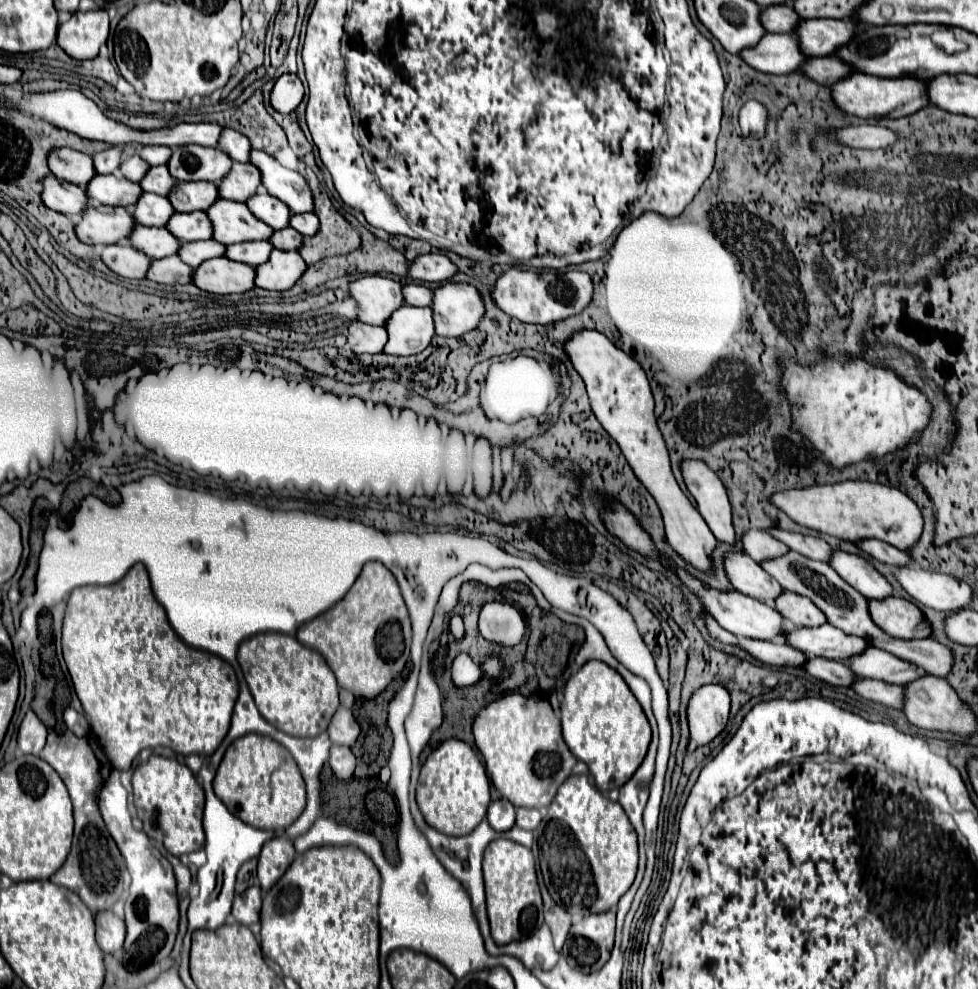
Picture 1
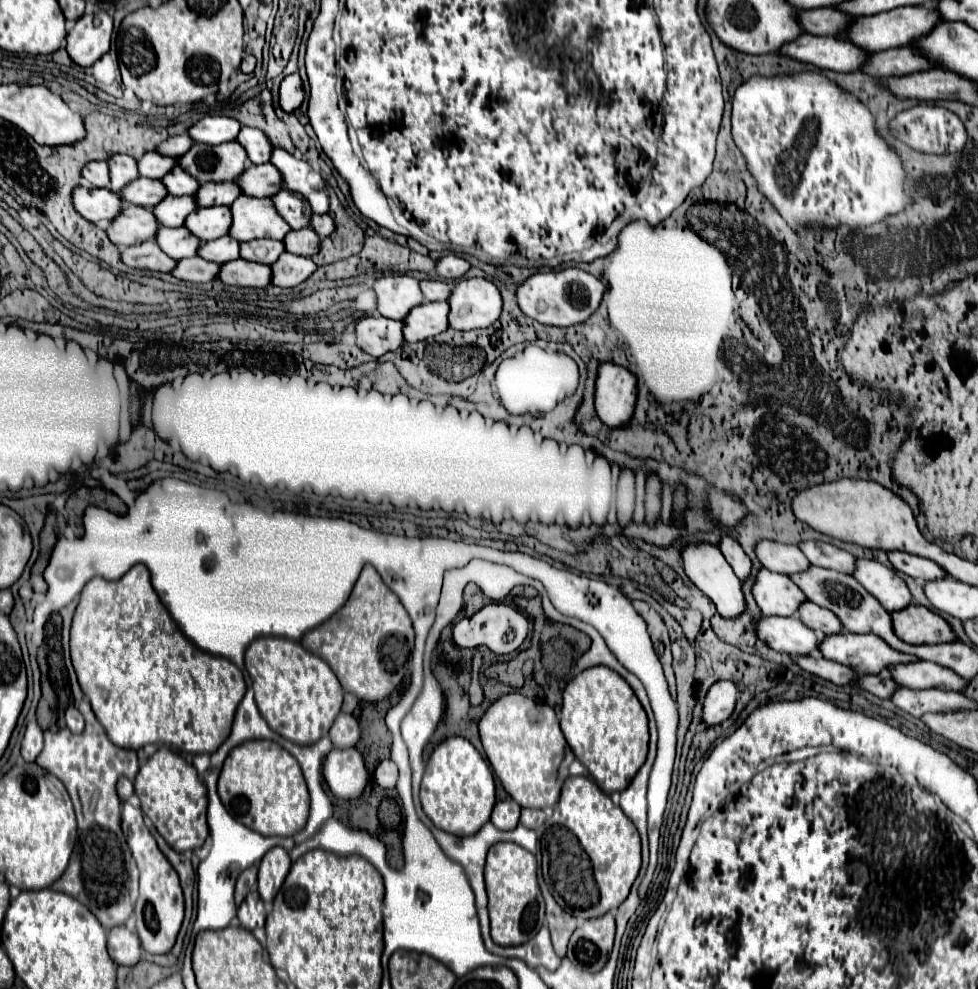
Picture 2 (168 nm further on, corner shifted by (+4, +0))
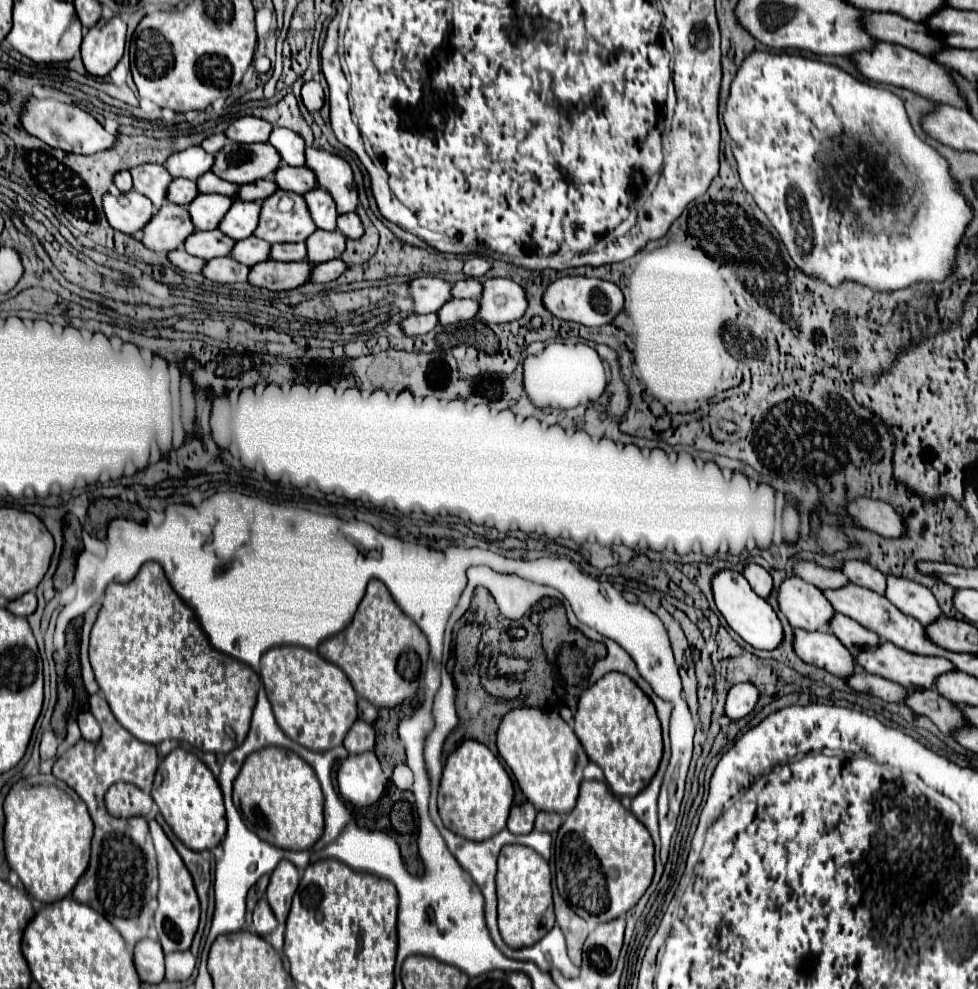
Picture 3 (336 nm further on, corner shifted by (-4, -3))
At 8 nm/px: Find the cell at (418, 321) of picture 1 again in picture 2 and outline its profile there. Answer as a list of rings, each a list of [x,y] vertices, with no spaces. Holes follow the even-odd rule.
[[[425,301],[423,305],[411,309],[411,313],[405,319],[405,329],[403,329],[405,341],[417,343],[421,339],[431,339],[443,333],[449,327],[447,315],[449,315],[447,301],[441,301],[441,303]]]

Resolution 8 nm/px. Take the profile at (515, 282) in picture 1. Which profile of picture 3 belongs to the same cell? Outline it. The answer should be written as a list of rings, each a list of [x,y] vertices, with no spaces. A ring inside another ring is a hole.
[[[563,276],[547,286],[543,294],[543,306],[557,320],[569,320],[569,322],[595,328],[595,326],[603,326],[611,322],[619,314],[619,310],[623,308],[623,294],[619,286],[607,280],[589,278],[589,276]]]

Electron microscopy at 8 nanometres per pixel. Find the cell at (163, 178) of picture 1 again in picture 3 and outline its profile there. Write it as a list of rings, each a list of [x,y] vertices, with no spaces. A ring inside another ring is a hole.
[[[205,172],[203,176],[199,176],[199,180],[195,180],[195,184],[199,188],[199,194],[213,192],[213,194],[223,194],[223,196],[235,196],[235,192],[239,188],[231,182],[225,182],[221,178],[217,178],[213,172]]]

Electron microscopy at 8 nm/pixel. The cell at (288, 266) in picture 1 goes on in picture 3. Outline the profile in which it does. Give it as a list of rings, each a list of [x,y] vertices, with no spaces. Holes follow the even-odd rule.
[[[329,260],[329,262],[315,264],[313,270],[311,270],[311,282],[331,282],[339,274],[343,274],[345,268],[347,266],[341,260]]]

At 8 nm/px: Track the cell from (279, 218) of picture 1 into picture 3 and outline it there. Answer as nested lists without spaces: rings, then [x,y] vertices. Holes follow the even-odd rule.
[[[315,186],[311,192],[303,194],[305,204],[311,212],[311,218],[315,220],[315,226],[321,230],[335,230],[335,220],[337,220],[337,210],[333,198],[327,194],[327,190]]]

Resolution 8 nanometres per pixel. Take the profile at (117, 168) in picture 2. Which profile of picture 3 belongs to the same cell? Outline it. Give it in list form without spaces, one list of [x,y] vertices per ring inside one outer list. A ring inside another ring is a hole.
[[[139,164],[129,170],[133,178],[133,190],[147,196],[157,208],[165,202],[165,190],[171,182],[169,172],[161,164]]]

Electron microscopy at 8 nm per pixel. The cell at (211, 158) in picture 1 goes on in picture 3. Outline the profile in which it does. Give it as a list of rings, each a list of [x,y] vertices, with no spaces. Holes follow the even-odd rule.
[[[227,142],[215,154],[211,172],[233,184],[251,184],[273,176],[279,166],[279,154],[271,144],[237,144]]]

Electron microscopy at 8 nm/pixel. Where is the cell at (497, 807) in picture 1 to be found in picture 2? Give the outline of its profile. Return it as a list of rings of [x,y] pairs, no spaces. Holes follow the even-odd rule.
[[[507,799],[507,801],[499,801],[493,809],[493,815],[491,815],[491,821],[497,829],[501,831],[511,831],[519,825],[519,813],[521,813],[521,807],[519,803],[515,803],[513,799]]]

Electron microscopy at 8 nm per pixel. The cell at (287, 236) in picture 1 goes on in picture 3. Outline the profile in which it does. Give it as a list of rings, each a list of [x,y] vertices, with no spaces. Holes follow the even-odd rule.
[[[315,230],[307,238],[307,260],[313,264],[327,262],[333,258],[339,258],[341,252],[345,250],[345,240],[341,232],[325,232],[325,230]]]

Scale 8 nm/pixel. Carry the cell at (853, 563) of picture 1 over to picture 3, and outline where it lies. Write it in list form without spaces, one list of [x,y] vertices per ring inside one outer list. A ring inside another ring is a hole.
[[[887,576],[885,596],[903,612],[917,618],[923,626],[935,622],[941,616],[939,604],[929,588],[899,576]]]

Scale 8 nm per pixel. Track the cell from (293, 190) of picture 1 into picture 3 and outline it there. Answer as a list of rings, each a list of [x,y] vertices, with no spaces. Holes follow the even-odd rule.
[[[307,148],[305,156],[307,156],[305,166],[311,168],[311,172],[315,172],[317,184],[331,194],[331,198],[337,204],[337,210],[341,214],[353,212],[359,200],[357,200],[357,188],[353,184],[353,172],[349,164],[335,154],[329,154],[325,150],[315,150],[315,148]]]

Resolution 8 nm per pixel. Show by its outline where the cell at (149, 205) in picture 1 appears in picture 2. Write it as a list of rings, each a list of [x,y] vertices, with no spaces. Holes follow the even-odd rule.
[[[167,195],[163,199],[163,203],[155,205],[153,213],[155,213],[157,221],[165,227],[183,227],[187,215],[195,213],[197,209],[199,209],[199,205],[193,195],[183,195],[183,197]]]

